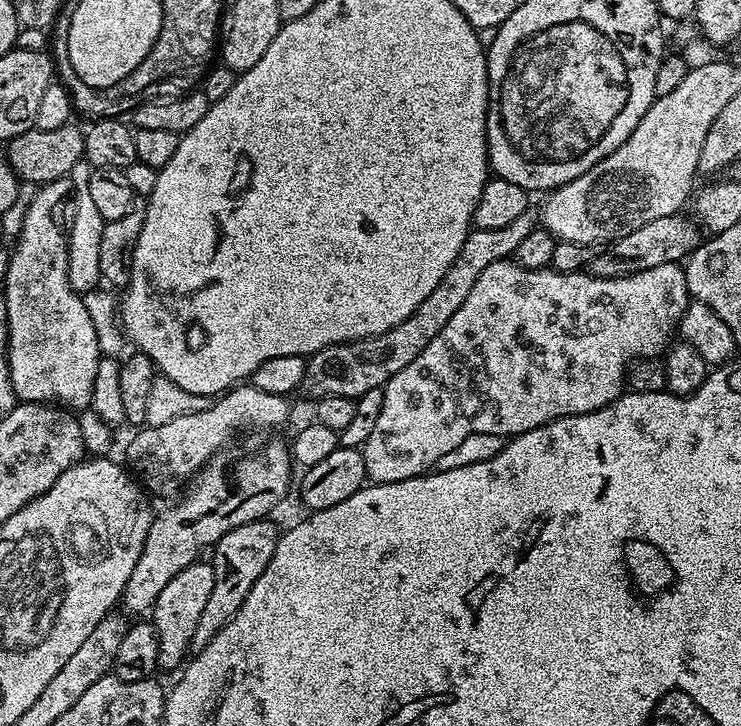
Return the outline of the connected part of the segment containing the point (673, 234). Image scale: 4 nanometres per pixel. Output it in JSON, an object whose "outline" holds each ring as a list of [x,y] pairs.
{"outline":[[[684,214],[654,218],[654,222],[646,222],[646,226],[638,226],[638,230],[618,237],[603,250],[597,251],[590,265],[592,275],[618,278],[642,270],[654,270],[654,266],[683,261],[688,253],[694,251],[702,243],[701,229],[691,219],[689,220],[684,217]]]}

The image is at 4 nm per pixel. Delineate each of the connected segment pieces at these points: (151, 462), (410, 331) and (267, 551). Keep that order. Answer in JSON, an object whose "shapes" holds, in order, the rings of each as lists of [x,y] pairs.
{"shapes":[[[[241,383],[213,399],[206,410],[182,414],[182,418],[174,418],[174,422],[165,422],[162,426],[141,427],[137,431],[141,432],[128,444],[127,467],[153,497],[175,497],[185,491],[186,485],[205,462],[217,455],[235,432],[244,432],[247,428],[272,428],[275,424],[286,423],[288,403],[278,394],[266,394],[266,390],[258,390],[251,383]]],[[[527,210],[519,214],[514,222],[498,229],[476,228],[469,231],[466,242],[462,242],[462,250],[458,250],[458,258],[454,258],[454,262],[450,262],[450,270],[442,274],[442,282],[434,286],[430,298],[426,298],[426,302],[422,302],[422,306],[418,306],[418,310],[414,310],[414,314],[406,318],[406,322],[364,340],[326,346],[307,357],[306,374],[300,383],[302,392],[312,396],[311,398],[355,398],[366,394],[366,390],[383,388],[390,378],[394,378],[394,374],[398,374],[398,370],[406,370],[406,366],[410,366],[410,362],[414,362],[414,358],[418,358],[418,354],[422,354],[422,350],[430,346],[438,330],[442,330],[442,326],[446,326],[446,322],[454,318],[454,310],[458,310],[458,306],[466,302],[466,294],[470,294],[470,286],[478,282],[478,274],[482,274],[482,270],[486,270],[486,266],[494,262],[509,259],[518,250],[518,242],[522,242],[522,238],[526,238],[526,234],[530,234],[530,230],[537,227],[537,224],[537,213]]],[[[263,518],[246,522],[242,526],[234,526],[234,530],[222,534],[222,538],[216,543],[211,564],[214,570],[214,590],[198,618],[191,646],[193,653],[202,651],[212,641],[214,634],[218,634],[218,630],[222,630],[222,626],[226,626],[226,622],[230,622],[230,618],[238,614],[242,602],[246,602],[246,594],[250,594],[250,586],[254,586],[254,582],[262,578],[262,570],[266,570],[270,558],[274,558],[274,550],[282,532],[270,521],[271,519]]]]}

